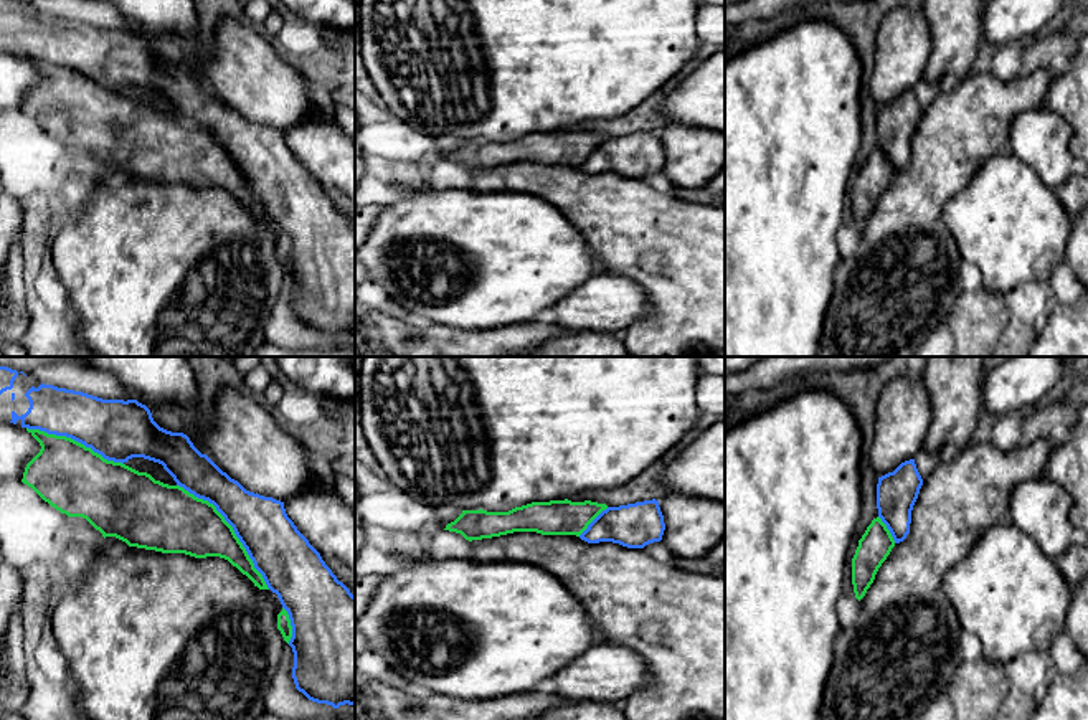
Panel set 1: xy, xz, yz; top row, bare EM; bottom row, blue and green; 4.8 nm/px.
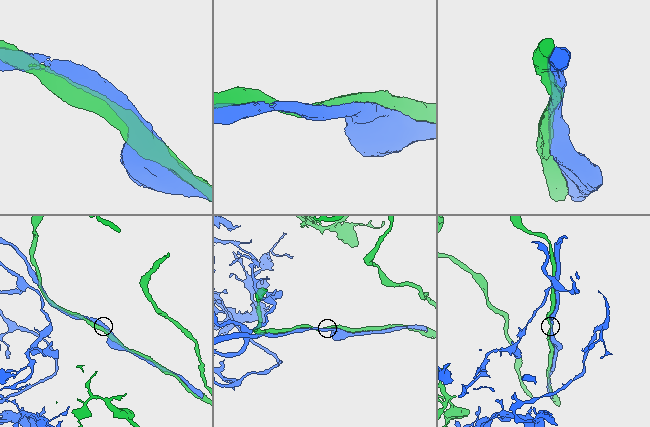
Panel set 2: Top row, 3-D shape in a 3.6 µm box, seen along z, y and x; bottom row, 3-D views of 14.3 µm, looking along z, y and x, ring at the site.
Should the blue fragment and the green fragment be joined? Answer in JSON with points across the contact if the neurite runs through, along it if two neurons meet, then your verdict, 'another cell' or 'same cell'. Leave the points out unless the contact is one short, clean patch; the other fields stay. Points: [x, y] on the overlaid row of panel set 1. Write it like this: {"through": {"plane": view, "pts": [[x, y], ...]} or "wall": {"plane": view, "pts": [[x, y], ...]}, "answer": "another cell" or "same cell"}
{"answer": "same cell"}

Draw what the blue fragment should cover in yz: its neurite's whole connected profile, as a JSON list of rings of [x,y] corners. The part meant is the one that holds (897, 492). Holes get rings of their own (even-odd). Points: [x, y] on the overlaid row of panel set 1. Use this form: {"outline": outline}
{"outline": [[[915,459],[878,477],[878,517],[867,527],[852,558],[852,585],[859,601],[865,596],[892,548],[910,533],[911,510],[921,486],[923,479]]]}

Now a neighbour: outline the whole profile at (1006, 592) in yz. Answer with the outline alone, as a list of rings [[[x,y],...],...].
[[[1010,520],[989,527],[971,552],[943,580],[943,591],[954,606],[964,631],[982,644],[982,659],[1007,666],[1024,652],[1047,654],[1065,629],[1071,588],[1058,565]]]

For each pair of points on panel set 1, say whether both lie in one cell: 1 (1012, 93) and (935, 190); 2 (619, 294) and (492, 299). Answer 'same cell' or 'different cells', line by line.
1: same cell
2: different cells

